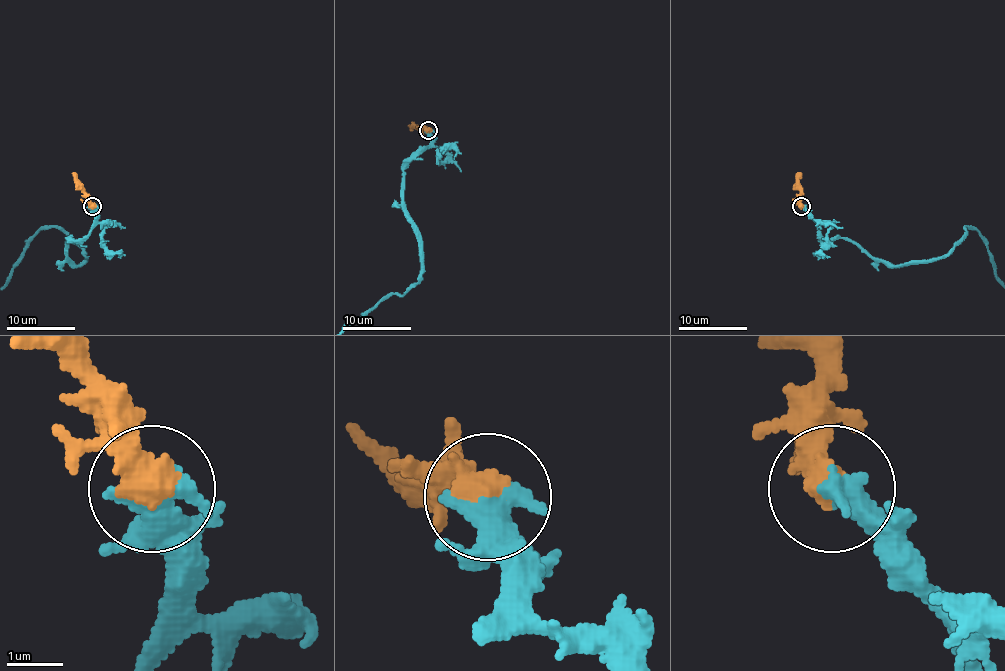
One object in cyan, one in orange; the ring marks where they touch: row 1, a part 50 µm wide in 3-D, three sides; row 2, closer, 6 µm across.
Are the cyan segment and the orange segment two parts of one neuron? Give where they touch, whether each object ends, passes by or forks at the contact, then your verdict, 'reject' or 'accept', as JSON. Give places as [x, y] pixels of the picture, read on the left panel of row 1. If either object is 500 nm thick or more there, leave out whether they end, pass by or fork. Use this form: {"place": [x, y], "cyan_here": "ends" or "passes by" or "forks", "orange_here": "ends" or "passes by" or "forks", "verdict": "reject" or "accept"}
{"place": [92, 206], "verdict": "accept"}

